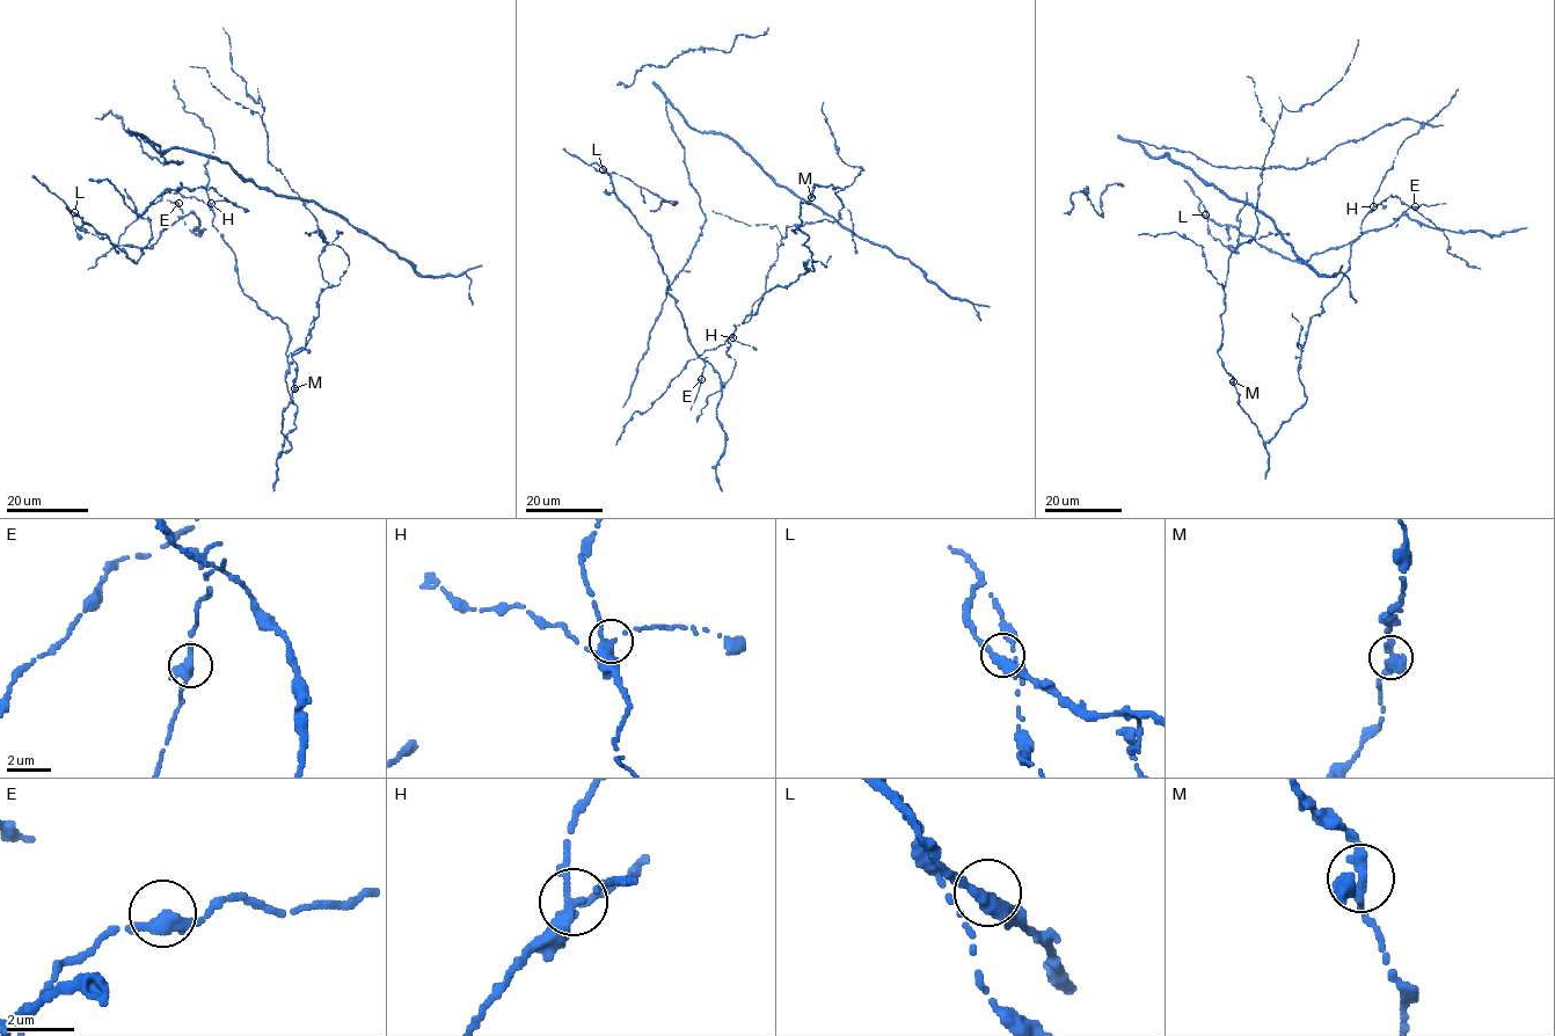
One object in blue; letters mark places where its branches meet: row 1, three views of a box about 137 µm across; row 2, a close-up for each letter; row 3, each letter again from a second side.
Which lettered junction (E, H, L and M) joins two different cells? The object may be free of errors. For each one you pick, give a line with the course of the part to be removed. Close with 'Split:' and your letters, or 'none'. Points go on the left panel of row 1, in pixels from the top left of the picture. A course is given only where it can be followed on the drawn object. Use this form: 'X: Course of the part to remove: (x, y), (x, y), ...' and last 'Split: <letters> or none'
Split: none

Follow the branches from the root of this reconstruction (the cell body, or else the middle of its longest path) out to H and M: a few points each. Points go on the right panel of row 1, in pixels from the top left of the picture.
H: (1264, 440), (1307, 399), (1298, 363), (1309, 321), (1321, 312), (1322, 299), (1348, 270), (1351, 243), (1373, 206)
M: (1264, 440), (1239, 405), (1234, 381)

